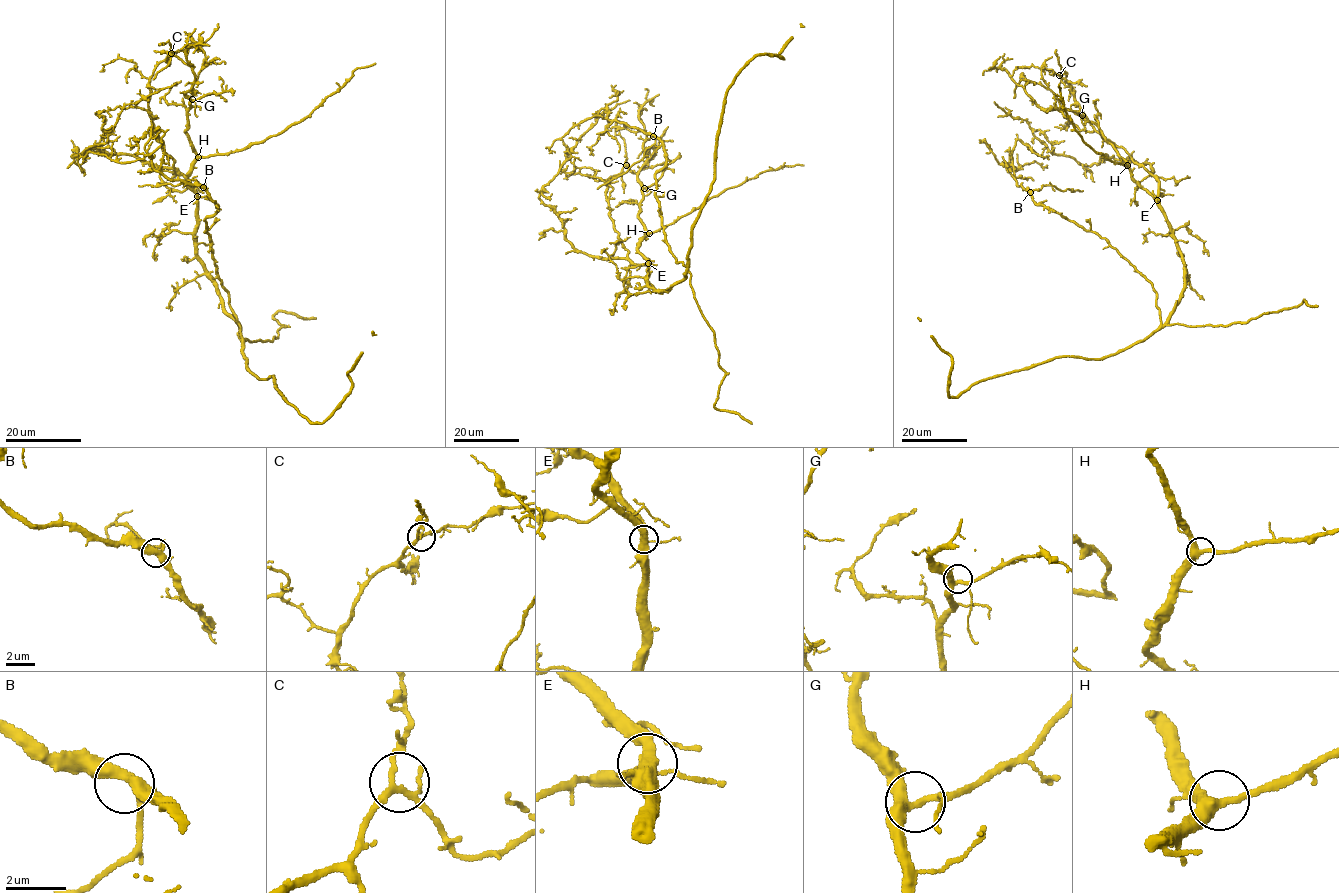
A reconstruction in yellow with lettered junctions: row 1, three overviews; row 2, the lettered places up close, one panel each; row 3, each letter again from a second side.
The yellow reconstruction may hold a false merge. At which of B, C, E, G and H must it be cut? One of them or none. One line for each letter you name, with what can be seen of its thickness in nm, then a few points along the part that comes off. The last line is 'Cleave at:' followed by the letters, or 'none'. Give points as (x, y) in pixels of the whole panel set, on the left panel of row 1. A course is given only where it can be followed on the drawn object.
Cleave at: none

